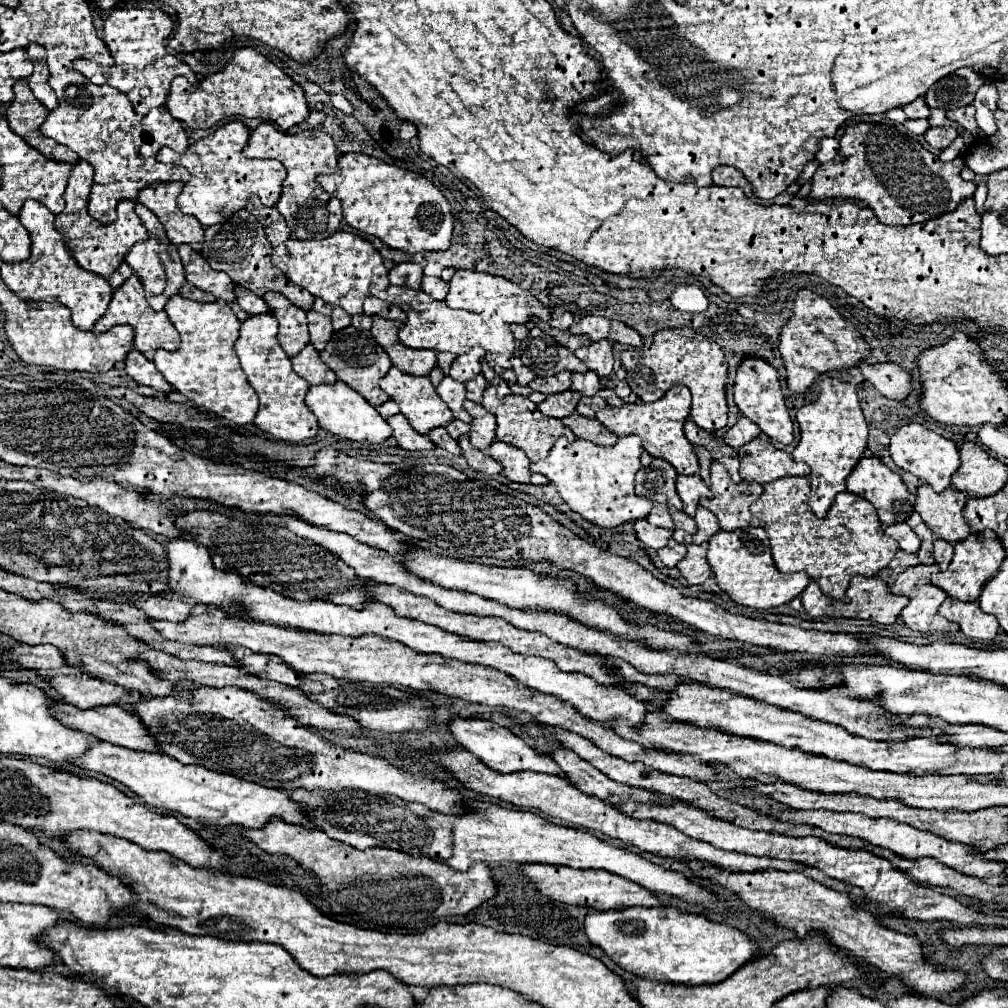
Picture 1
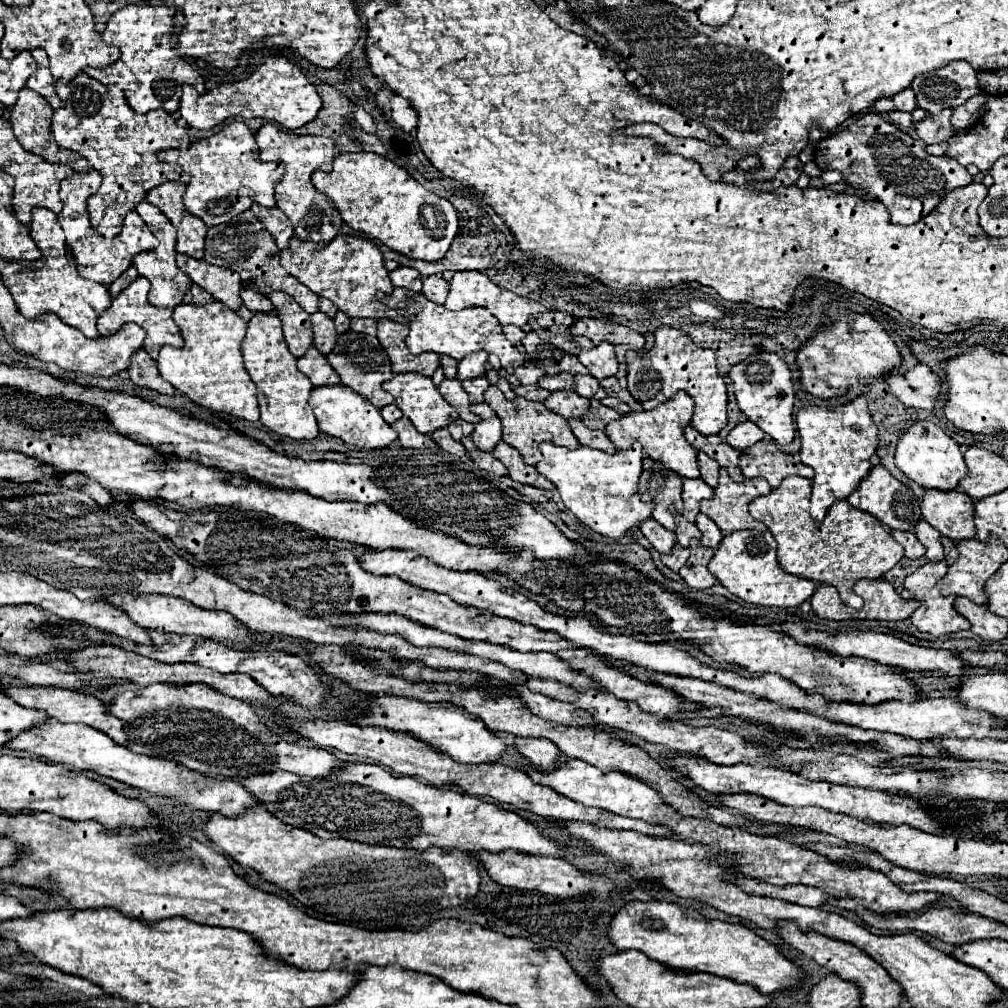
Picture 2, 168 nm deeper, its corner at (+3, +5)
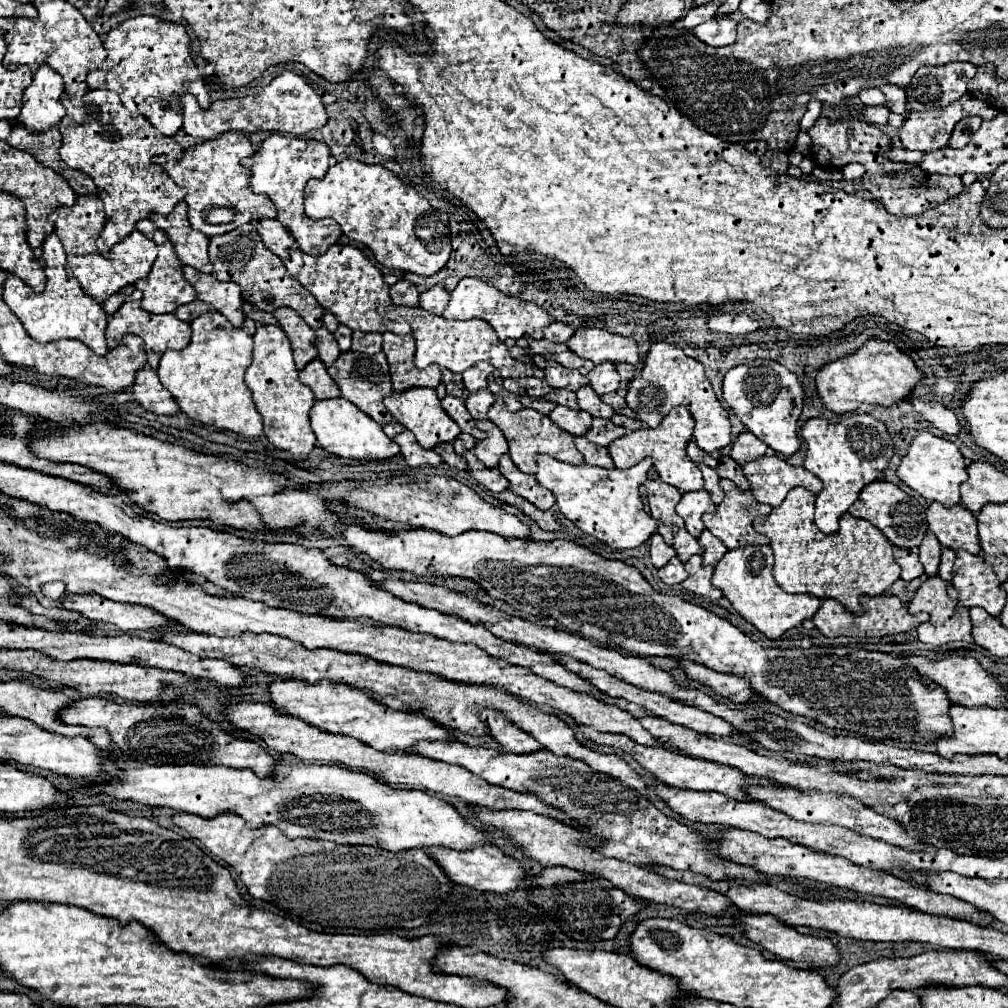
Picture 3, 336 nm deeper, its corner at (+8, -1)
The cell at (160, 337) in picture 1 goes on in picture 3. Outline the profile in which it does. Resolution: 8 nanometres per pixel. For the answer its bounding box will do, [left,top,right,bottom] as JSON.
[106,289,190,369]

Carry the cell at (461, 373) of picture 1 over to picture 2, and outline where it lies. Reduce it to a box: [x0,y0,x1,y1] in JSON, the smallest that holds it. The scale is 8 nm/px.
[457,351,487,381]

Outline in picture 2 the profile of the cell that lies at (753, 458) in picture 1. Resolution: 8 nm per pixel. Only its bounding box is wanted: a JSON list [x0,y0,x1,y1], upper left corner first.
[739,441,813,487]

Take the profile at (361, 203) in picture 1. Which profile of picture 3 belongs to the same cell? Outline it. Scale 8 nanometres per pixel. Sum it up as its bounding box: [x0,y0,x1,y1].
[304,159,452,277]

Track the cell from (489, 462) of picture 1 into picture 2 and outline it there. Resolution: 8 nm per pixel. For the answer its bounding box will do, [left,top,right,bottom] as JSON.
[461,437,507,475]

